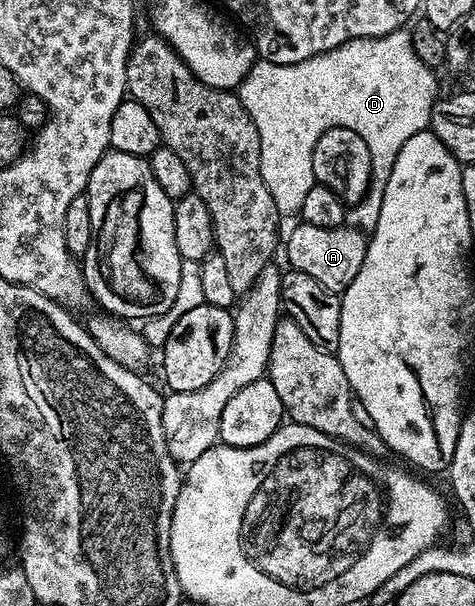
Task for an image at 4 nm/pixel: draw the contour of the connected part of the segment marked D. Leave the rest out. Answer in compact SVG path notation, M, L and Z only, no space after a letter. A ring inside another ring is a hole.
M397 28L391 34L375 38L348 40L343 42L343 46L294 64L276 64L258 58L251 66L251 70L247 70L243 82L235 91L243 102L251 122L255 122L255 130L259 130L263 182L272 185L273 180L289 180L293 172L285 168L285 164L310 159L309 116L317 116L318 133L332 128L355 130L355 134L359 134L359 138L367 142L367 150L371 150L371 178L363 199L346 209L344 225L357 232L371 234L379 220L379 206L383 206L383 190L387 186L387 178L391 178L391 166L395 166L399 150L403 150L407 138L429 128L429 115L439 99L437 75L434 69L422 62L419 54L415 54L412 31L405 28Z

